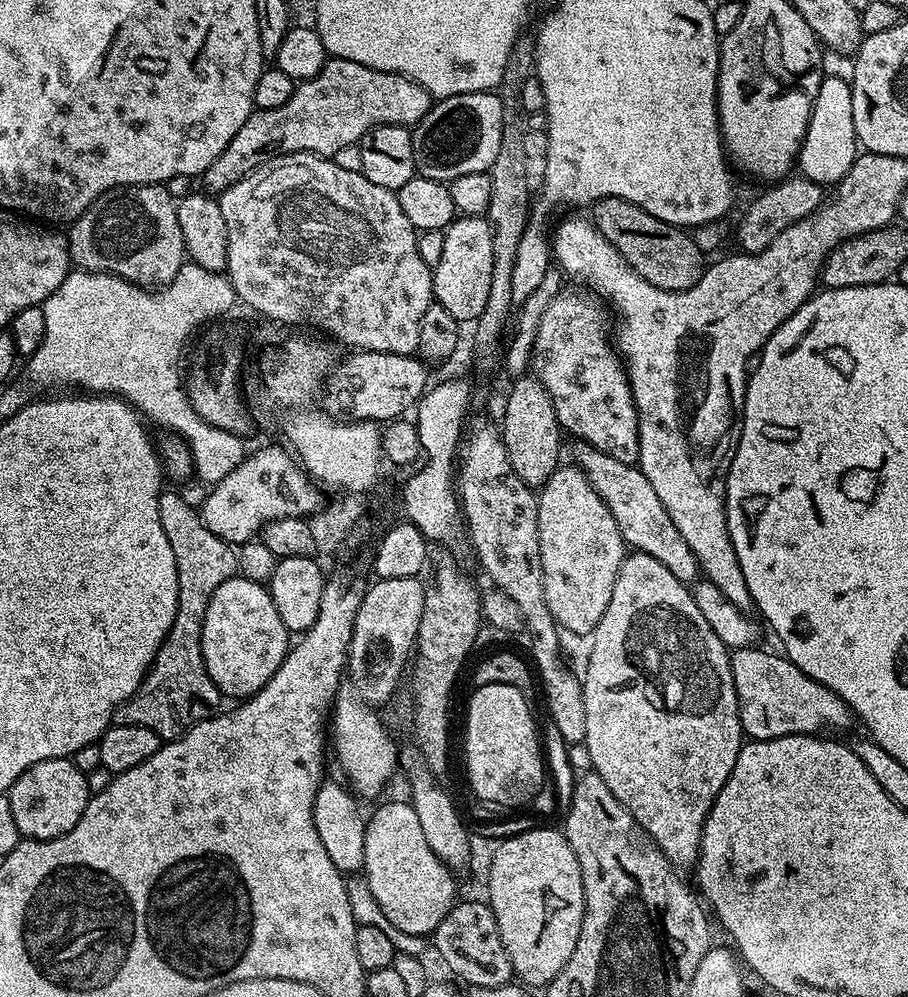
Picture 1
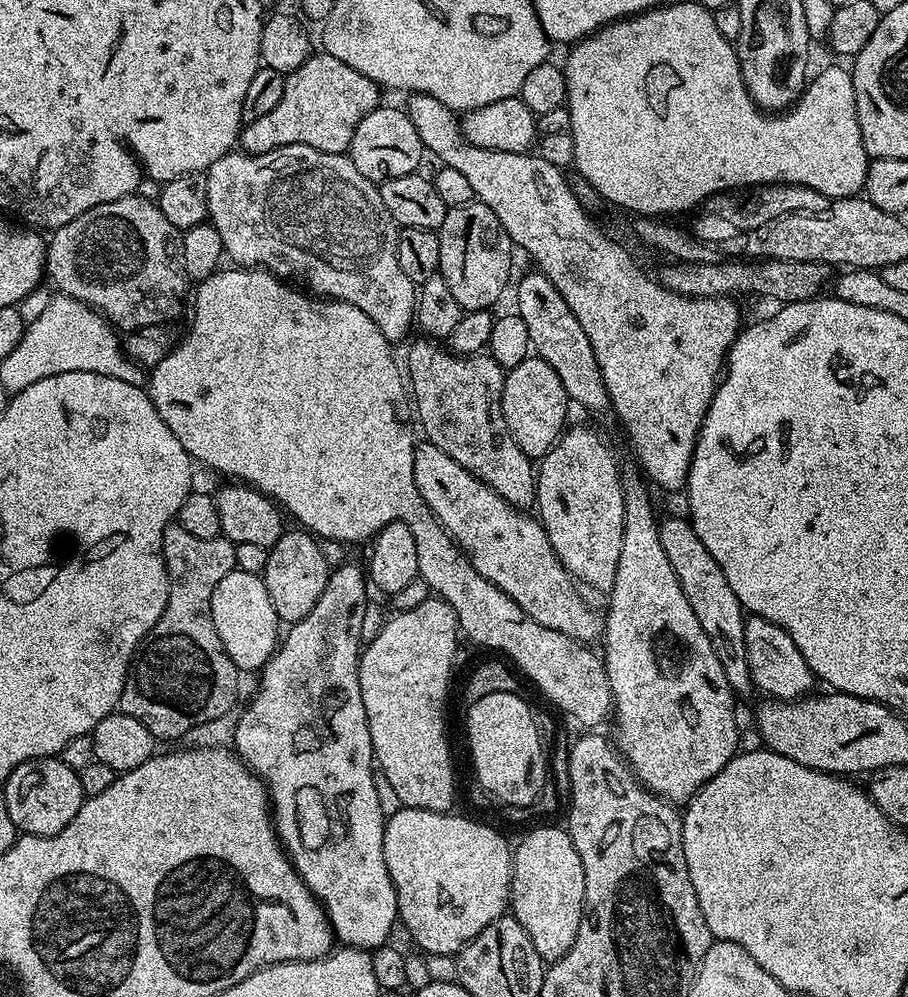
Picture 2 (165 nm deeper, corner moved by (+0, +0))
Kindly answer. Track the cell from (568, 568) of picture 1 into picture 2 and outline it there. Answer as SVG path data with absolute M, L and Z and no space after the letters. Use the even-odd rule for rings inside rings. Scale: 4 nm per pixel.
M571 428L561 435L554 447L539 461L534 508L550 538L550 546L554 546L556 557L565 570L571 572L581 585L589 584L603 594L608 594L614 586L618 558L622 554L624 491L620 485L620 464L615 454L600 441L594 429Z

